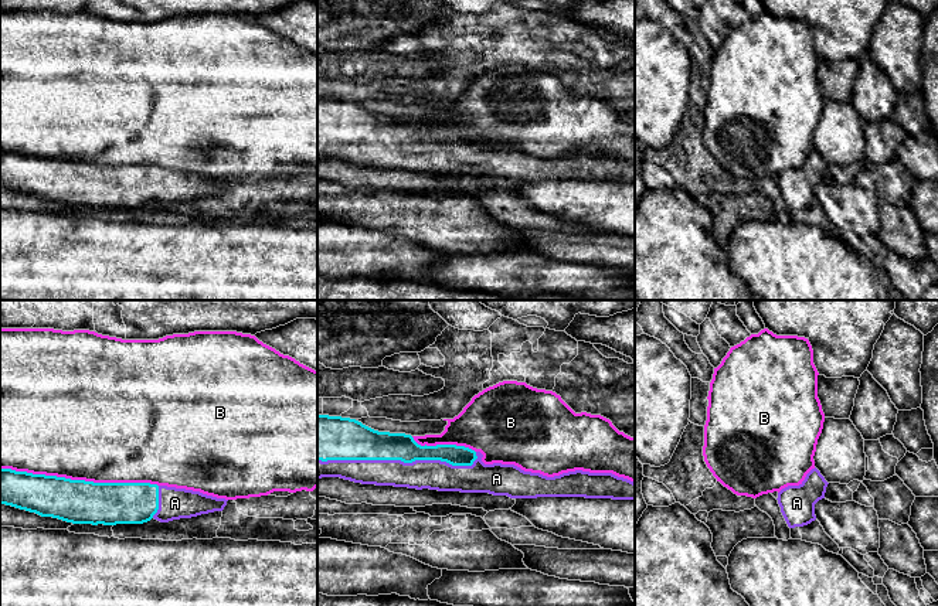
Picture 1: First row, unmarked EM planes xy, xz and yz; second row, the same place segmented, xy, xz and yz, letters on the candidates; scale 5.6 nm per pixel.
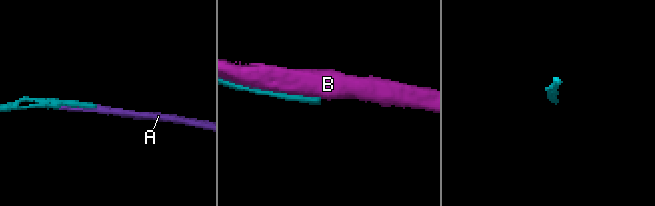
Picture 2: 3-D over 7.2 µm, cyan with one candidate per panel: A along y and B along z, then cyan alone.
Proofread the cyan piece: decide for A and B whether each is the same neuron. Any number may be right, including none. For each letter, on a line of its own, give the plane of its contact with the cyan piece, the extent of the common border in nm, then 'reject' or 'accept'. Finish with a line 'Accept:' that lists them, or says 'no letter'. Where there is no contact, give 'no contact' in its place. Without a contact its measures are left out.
A: contact in xz; length 900 nm; accept
B: contact in xy; length 900 nm; reject
Accept: A

